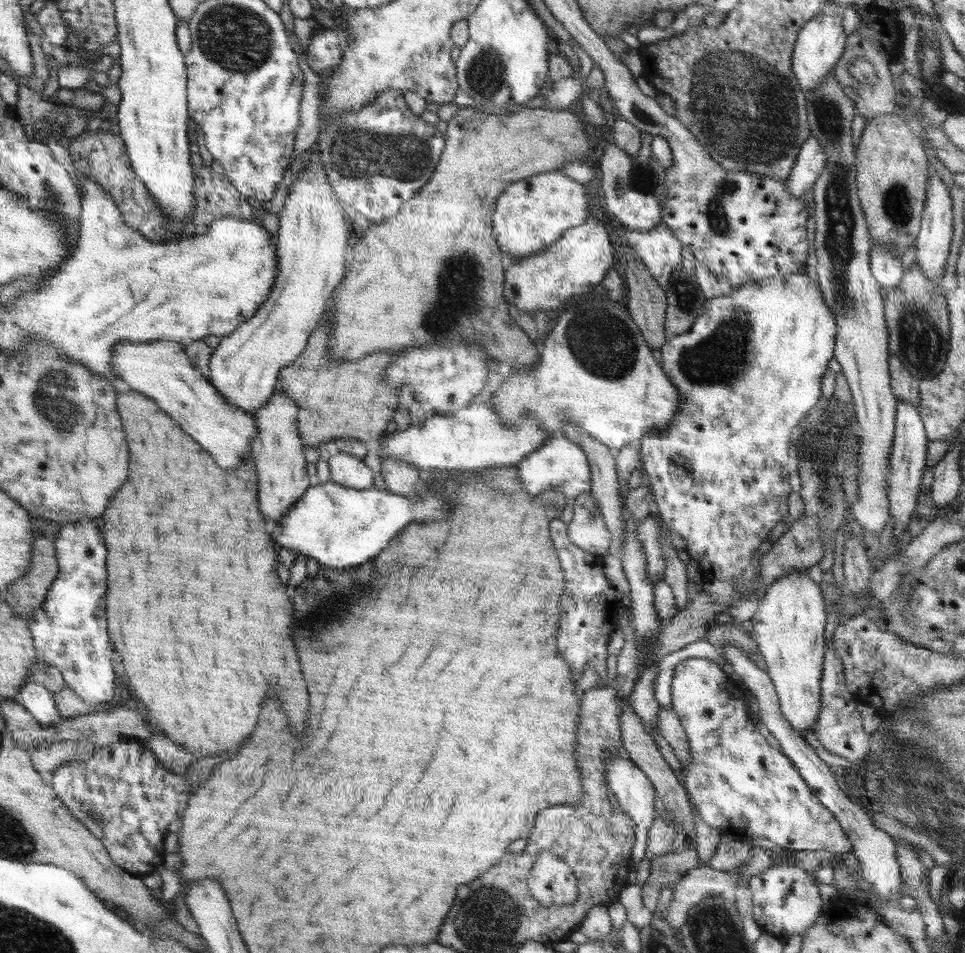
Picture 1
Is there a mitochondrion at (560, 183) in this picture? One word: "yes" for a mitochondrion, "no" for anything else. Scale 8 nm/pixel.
no

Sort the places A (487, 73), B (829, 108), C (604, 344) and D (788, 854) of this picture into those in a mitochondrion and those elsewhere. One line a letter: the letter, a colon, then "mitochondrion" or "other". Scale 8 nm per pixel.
A: mitochondrion
B: mitochondrion
C: mitochondrion
D: other

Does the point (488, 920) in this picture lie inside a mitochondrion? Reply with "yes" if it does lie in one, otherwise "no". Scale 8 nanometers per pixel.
yes

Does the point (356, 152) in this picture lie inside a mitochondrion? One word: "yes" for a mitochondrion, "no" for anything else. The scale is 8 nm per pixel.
yes

